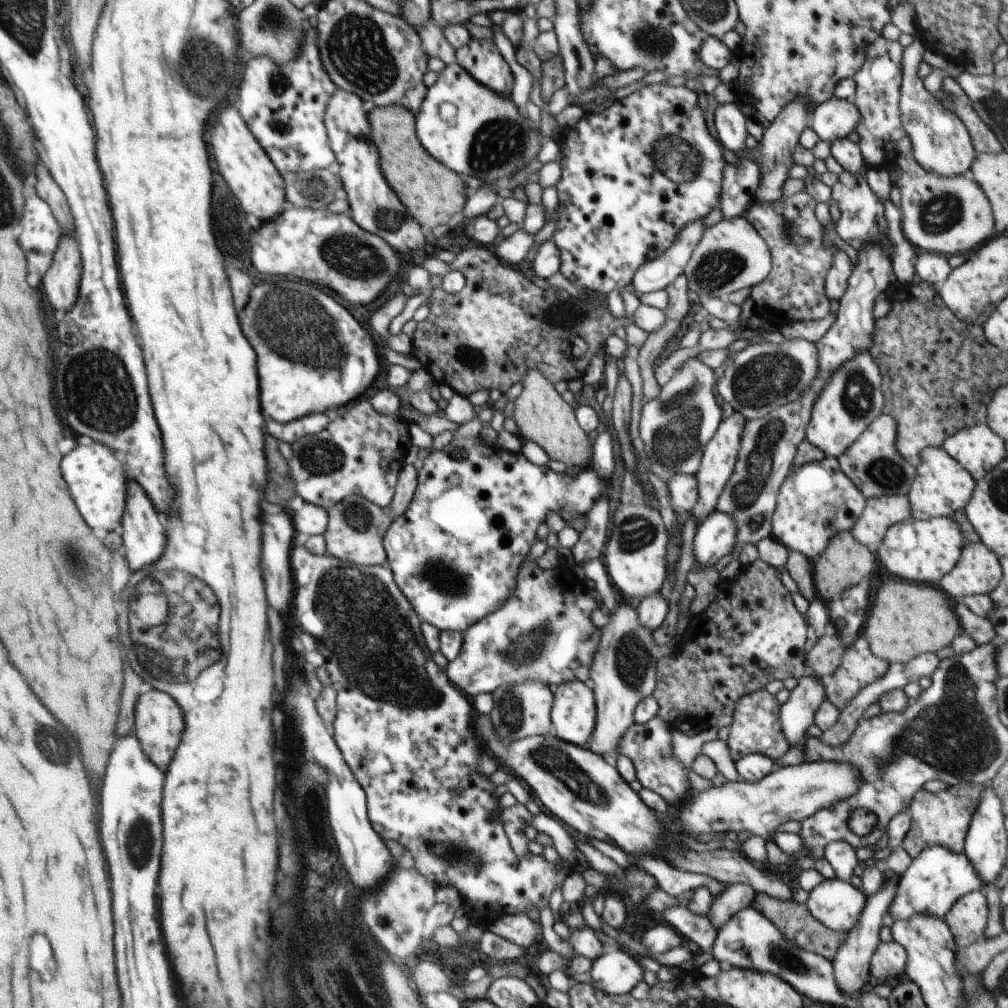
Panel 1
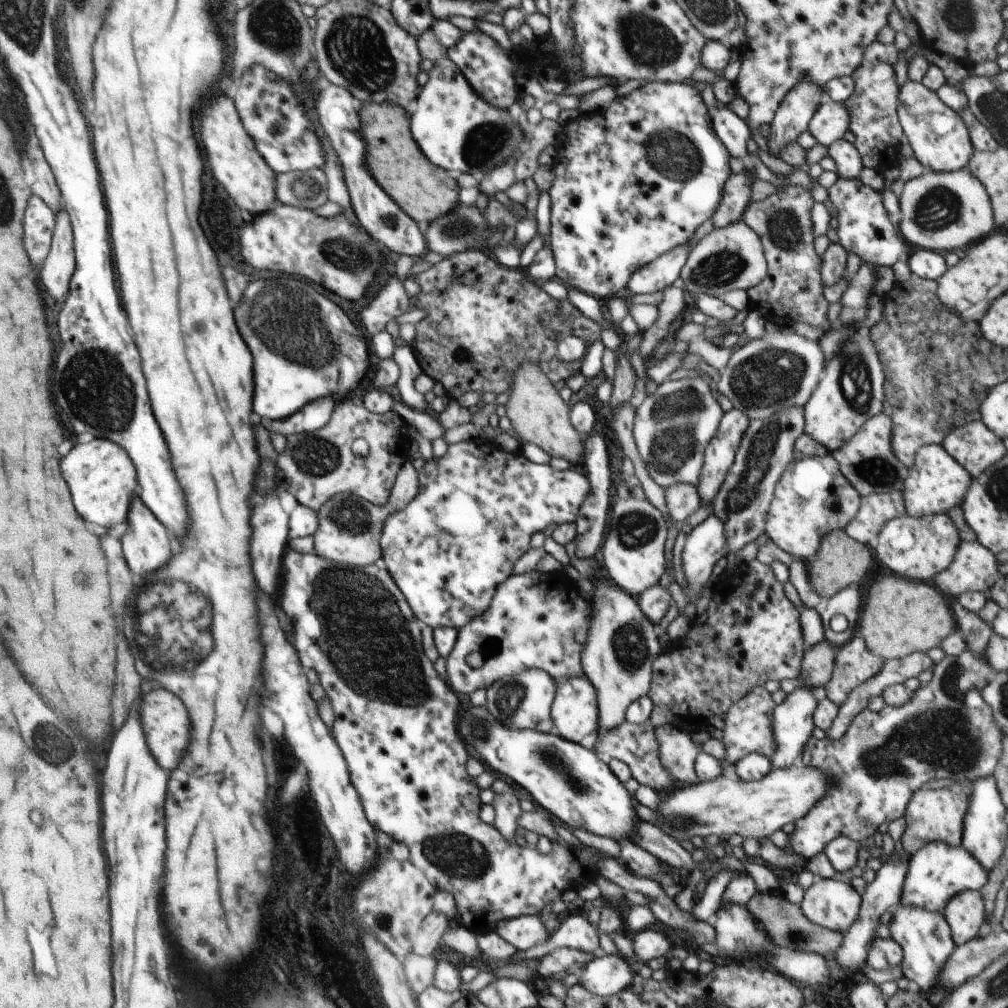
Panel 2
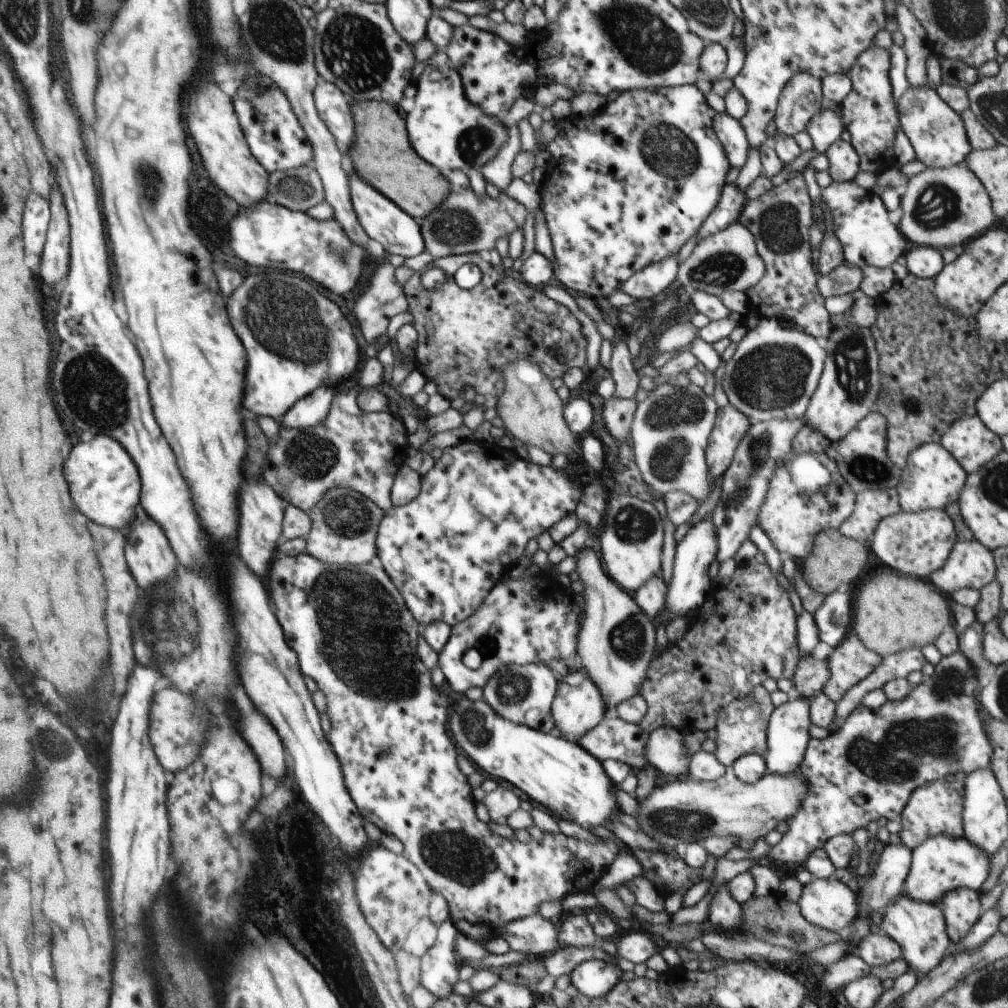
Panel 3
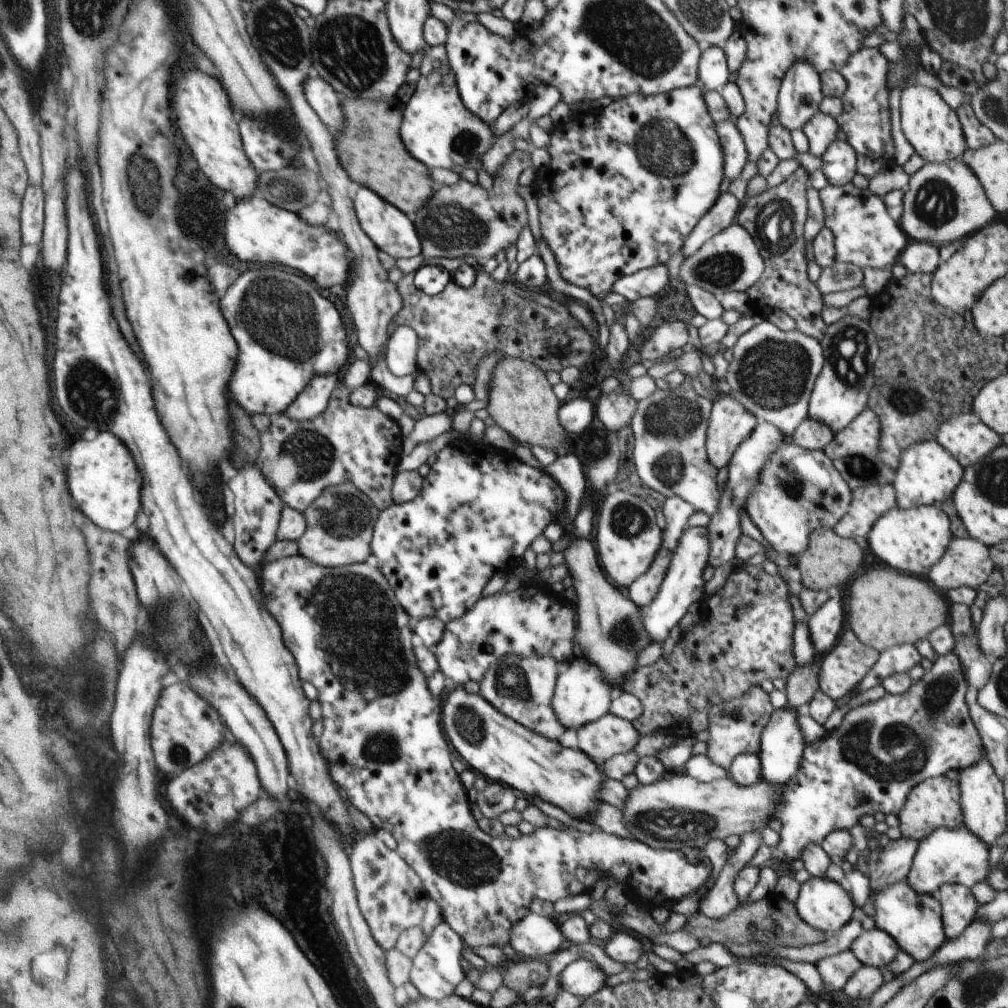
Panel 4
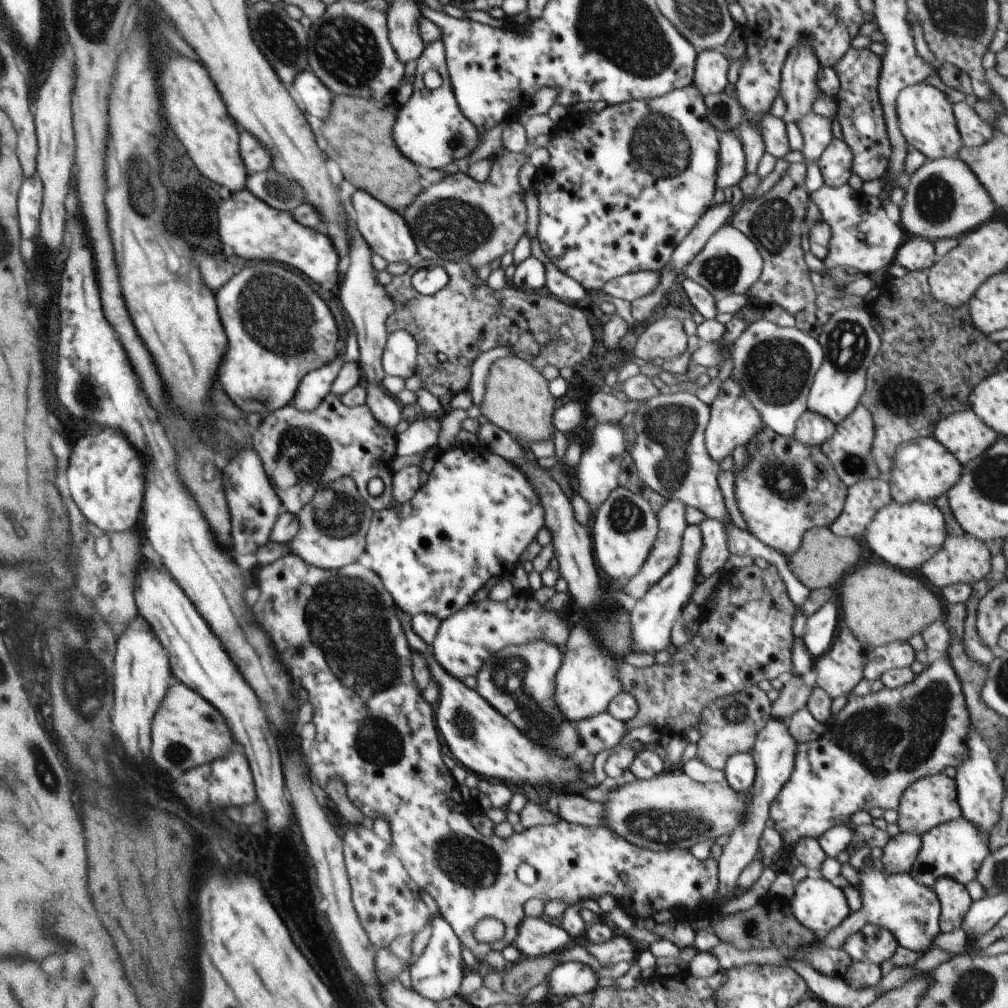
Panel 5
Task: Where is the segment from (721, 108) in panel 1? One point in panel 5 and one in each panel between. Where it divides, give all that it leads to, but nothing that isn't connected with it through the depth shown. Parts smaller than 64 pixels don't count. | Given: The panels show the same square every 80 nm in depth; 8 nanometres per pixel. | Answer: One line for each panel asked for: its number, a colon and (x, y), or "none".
2: (733, 131)
3: (729, 130)
4: (735, 154)
5: (732, 168)

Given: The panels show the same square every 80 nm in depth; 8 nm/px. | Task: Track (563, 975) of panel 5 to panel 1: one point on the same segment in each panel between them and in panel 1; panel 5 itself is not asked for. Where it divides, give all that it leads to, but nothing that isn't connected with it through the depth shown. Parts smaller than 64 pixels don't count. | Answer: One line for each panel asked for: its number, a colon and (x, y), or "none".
1: (616, 972)
2: (607, 975)
3: (595, 978)
4: (583, 978)

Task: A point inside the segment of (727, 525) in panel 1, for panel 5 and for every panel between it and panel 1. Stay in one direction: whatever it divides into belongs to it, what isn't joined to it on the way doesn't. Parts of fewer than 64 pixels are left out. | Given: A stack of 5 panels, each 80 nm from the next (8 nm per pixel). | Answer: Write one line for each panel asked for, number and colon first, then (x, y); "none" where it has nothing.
2: (706, 543)
3: (690, 585)
4: (683, 585)
5: (652, 618)

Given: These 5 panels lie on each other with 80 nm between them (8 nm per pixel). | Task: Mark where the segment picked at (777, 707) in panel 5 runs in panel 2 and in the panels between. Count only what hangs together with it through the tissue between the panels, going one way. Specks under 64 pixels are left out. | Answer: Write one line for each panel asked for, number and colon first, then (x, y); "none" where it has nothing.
2: (817, 665)
3: (811, 675)
4: (804, 681)

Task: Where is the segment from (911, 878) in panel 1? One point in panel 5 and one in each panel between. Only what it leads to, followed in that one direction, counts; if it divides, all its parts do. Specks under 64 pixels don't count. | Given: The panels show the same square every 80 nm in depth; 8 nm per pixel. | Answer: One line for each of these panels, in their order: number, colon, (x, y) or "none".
2: (937, 872)
3: (941, 864)
4: (947, 856)
5: (956, 849)

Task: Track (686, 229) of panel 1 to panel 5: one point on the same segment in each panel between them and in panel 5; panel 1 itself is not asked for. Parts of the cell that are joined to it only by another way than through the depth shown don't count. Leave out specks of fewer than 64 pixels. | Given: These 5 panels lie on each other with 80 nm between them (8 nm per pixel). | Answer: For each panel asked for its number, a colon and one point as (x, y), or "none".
2: (655, 276)
3: (655, 278)
4: (647, 282)
5: (631, 286)

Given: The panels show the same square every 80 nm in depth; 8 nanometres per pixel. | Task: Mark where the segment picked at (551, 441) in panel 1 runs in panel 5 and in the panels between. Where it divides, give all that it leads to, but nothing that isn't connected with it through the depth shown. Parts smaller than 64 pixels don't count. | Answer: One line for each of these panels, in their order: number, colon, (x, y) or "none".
2: (539, 415)
3: (529, 406)
4: (522, 402)
5: (518, 399)

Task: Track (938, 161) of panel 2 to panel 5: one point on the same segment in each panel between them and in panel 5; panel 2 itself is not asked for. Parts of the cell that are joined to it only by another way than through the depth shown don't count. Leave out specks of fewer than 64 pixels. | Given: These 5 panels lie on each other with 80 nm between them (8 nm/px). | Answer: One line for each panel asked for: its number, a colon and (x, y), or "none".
3: (938, 135)
4: (933, 129)
5: (926, 119)

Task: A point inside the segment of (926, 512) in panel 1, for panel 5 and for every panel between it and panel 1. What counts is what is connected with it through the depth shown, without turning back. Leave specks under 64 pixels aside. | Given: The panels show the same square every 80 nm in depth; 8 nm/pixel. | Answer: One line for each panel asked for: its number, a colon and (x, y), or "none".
2: (936, 483)
3: (932, 478)
4: (928, 474)
5: (923, 470)

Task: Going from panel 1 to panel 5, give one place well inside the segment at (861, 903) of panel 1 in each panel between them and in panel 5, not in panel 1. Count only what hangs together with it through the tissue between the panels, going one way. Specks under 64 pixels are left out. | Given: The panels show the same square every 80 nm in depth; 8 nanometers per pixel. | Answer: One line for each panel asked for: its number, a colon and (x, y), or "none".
2: (832, 903)
3: (828, 903)
4: (824, 904)
5: (820, 906)

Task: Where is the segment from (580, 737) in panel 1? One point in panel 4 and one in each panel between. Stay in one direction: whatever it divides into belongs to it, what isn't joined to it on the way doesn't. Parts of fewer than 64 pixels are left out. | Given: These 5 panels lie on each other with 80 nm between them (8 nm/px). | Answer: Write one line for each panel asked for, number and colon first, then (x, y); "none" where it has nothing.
2: (575, 714)
3: (575, 713)
4: (581, 696)

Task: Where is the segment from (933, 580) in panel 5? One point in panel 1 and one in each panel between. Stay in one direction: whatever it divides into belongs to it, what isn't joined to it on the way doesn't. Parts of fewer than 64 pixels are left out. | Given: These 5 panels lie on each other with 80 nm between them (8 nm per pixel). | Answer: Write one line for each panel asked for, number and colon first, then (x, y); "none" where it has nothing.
1: (978, 572)
2: (974, 569)
3: (971, 565)
4: (967, 562)

